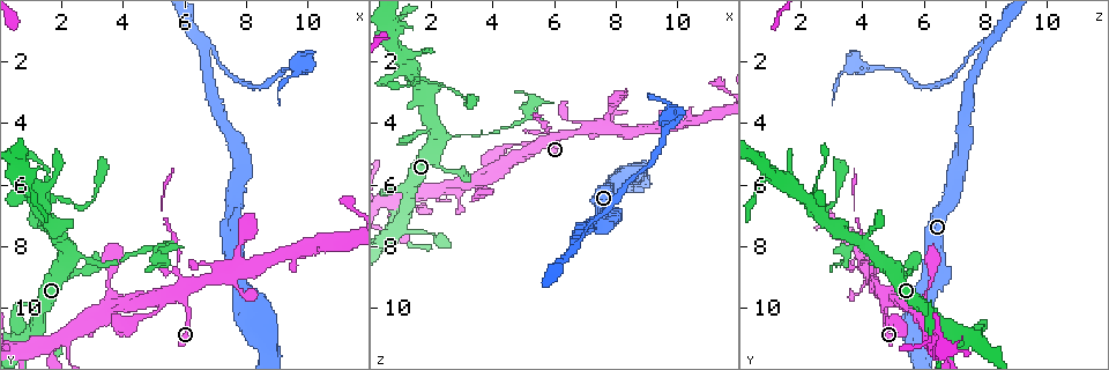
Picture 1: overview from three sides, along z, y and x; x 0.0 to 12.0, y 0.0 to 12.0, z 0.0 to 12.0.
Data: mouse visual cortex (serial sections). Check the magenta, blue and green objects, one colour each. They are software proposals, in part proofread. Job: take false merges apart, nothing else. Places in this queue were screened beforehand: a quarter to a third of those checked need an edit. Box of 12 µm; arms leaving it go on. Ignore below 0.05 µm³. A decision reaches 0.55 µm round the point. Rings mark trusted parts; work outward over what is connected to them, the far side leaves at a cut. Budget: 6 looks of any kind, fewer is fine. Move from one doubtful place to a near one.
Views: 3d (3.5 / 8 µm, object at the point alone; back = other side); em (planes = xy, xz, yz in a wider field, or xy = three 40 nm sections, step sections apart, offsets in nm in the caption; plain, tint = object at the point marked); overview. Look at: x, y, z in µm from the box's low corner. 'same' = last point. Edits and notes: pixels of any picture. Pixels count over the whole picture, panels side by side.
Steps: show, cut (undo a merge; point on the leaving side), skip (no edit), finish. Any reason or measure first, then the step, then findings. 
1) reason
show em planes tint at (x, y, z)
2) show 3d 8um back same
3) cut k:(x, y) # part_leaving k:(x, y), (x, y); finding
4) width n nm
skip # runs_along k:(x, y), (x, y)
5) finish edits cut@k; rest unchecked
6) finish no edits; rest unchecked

arms part here
show 3d 8um at (2.5, 8.3, 4.4)

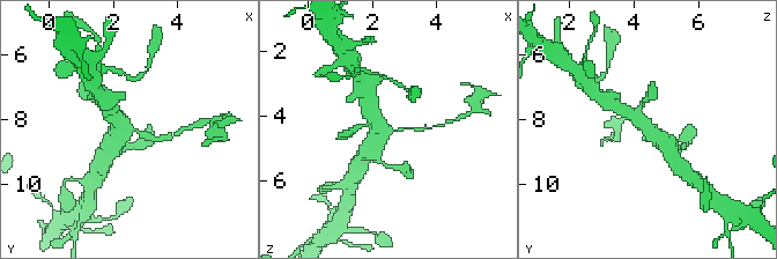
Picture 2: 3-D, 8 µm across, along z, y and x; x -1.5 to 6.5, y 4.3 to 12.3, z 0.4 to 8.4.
closer look
show 3d 3.5um back at (2.4, 8.3, 4.5)

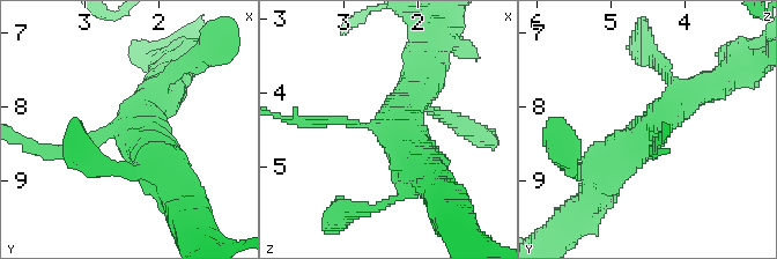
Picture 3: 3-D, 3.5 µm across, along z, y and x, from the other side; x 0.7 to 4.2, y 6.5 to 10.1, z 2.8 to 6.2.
arms 3; arm_widths 150, 450, 600 nm; need the tissue
show em xy step 5 tint at (2.50, 8.35, 4.45)

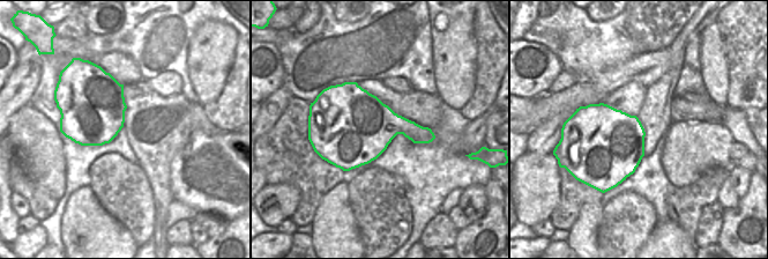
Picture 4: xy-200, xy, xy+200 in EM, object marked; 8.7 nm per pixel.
skip # runs_along 3:(600, 180), (620, 153), (707, 84); one cell here

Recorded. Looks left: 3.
four arms meet
show 3d 3.5um at (5.8, 9.6, 4.7)

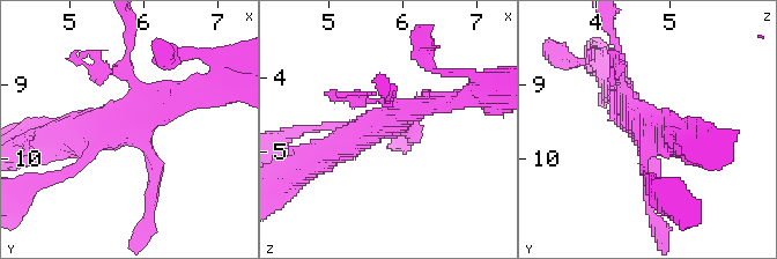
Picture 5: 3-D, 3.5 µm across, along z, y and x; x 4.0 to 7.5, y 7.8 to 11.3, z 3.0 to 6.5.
need the tissue
show em xy step 5 tint at (5.85, 9.65, 4.70)

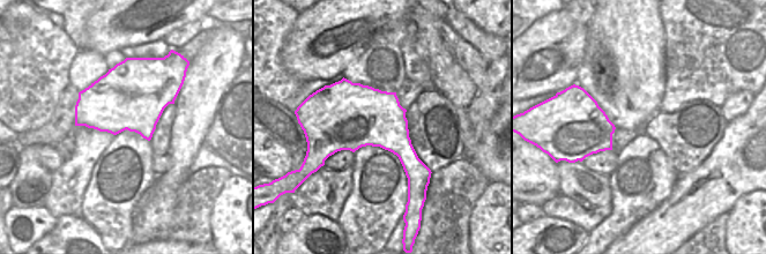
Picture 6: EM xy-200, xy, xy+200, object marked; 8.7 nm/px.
skip # runs_along 5:(149, 206), (153, 156), (132, 134), (60, 134); continuous, no second cell

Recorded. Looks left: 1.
finish no edits; rest unchecked

